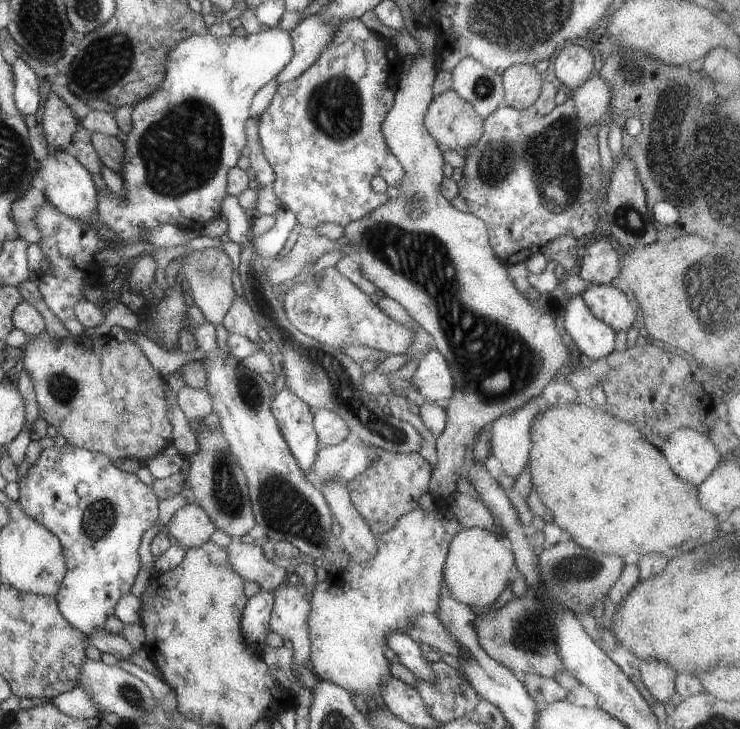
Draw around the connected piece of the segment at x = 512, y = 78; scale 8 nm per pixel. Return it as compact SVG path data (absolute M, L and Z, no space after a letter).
M514 63L501 77L505 88L504 106L518 110L533 106L544 81L533 65Z

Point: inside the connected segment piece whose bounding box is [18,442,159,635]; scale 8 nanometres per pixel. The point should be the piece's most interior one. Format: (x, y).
(99, 512)

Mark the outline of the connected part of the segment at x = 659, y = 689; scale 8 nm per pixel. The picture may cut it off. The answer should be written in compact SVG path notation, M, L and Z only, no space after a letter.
M642 660L639 671L645 687L658 702L666 704L675 690L677 673L667 662Z

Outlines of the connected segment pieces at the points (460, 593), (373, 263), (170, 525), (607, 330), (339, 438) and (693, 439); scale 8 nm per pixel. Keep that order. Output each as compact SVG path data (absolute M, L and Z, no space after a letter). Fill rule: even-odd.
M474 526L462 528L450 541L443 568L443 581L449 593L462 604L486 608L495 604L515 573L515 556L510 539Z
M405 9L406 17L406 30L412 35L421 46L421 53L415 55L414 65L410 70L405 70L401 74L401 78L398 83L397 93L395 96L394 104L390 109L390 112L386 115L383 122L383 135L385 136L388 148L397 156L397 159L402 163L404 167L404 180L399 186L399 195L394 199L388 199L383 205L378 208L371 210L364 216L361 216L355 221L349 222L345 228L345 234L350 239L351 245L358 246L360 250L360 256L357 258L359 265L364 277L369 281L372 281L378 288L378 290L384 292L386 296L393 298L396 302L399 302L404 308L410 313L410 316L416 320L418 324L426 332L429 332L433 337L434 346L444 355L444 358L448 361L449 367L451 368L453 374L453 382L455 384L454 392L448 400L447 404L447 423L445 424L444 430L438 435L437 438L437 465L433 468L431 472L431 479L429 480L429 490L428 492L436 501L444 501L444 498L450 496L456 488L456 480L458 474L465 472L466 467L466 456L468 449L474 440L477 438L477 434L484 429L484 426L488 422L495 421L498 417L504 415L506 412L512 412L518 410L523 404L526 404L530 399L536 398L538 395L542 395L542 390L544 387L552 382L556 373L560 371L560 368L567 362L576 360L576 352L571 353L568 346L564 343L564 338L560 335L560 332L556 329L556 322L554 321L554 316L545 311L545 309L536 309L532 302L529 301L528 297L525 297L521 292L516 289L513 279L508 275L508 265L504 264L494 252L492 245L489 243L489 234L487 224L470 213L463 213L459 211L441 191L441 182L443 181L442 167L445 163L445 158L443 157L443 148L439 146L436 139L428 132L425 127L425 114L434 98L433 84L435 79L435 74L438 71L438 65L435 53L435 42L437 41L437 30L438 26L434 26L432 23L437 23L432 20L430 14L426 15L416 15L415 13L408 12ZM500 370L506 370L511 376L511 386L504 392L485 392L482 390L482 384L492 378L496 372Z
M186 502L179 508L166 525L166 532L173 541L184 547L199 547L215 532L215 524L206 511L196 502Z
M573 295L566 309L563 325L575 342L575 348L593 361L614 351L616 332L590 312L582 295Z
M328 409L314 411L313 425L319 440L319 446L337 445L350 435L349 424L335 412Z
M684 427L672 432L661 451L674 474L697 487L724 458L706 433Z

